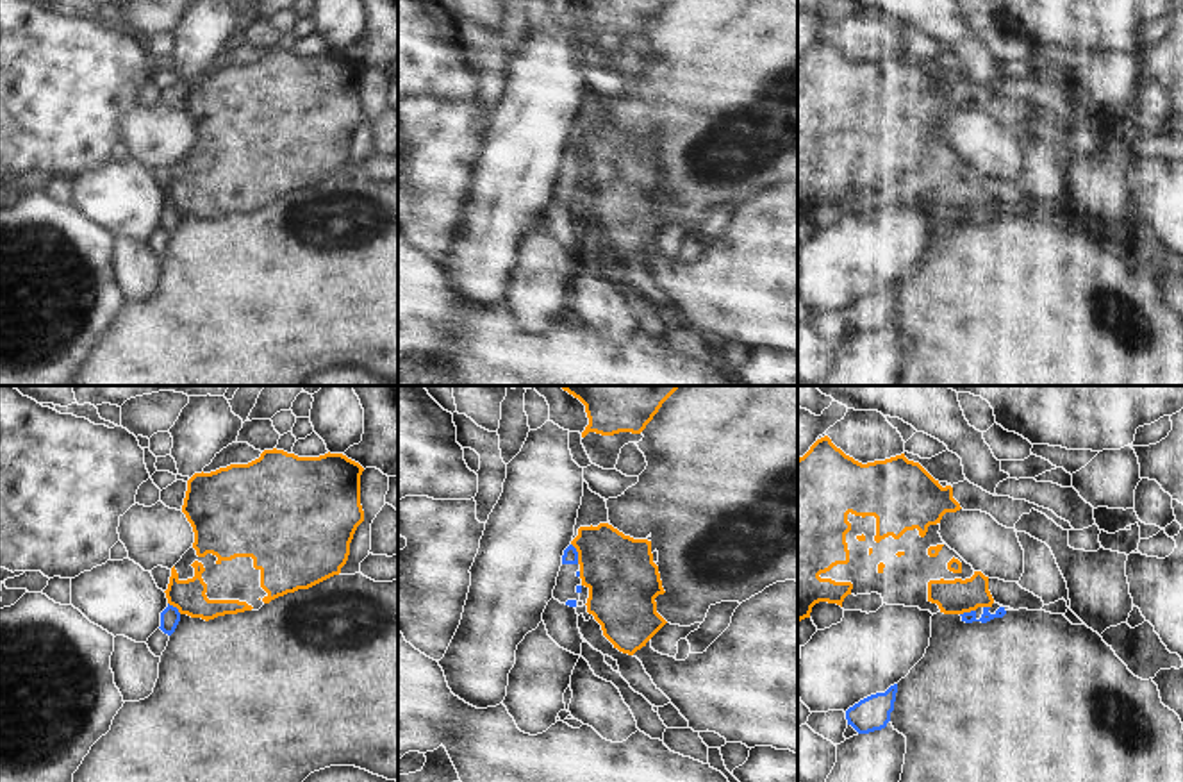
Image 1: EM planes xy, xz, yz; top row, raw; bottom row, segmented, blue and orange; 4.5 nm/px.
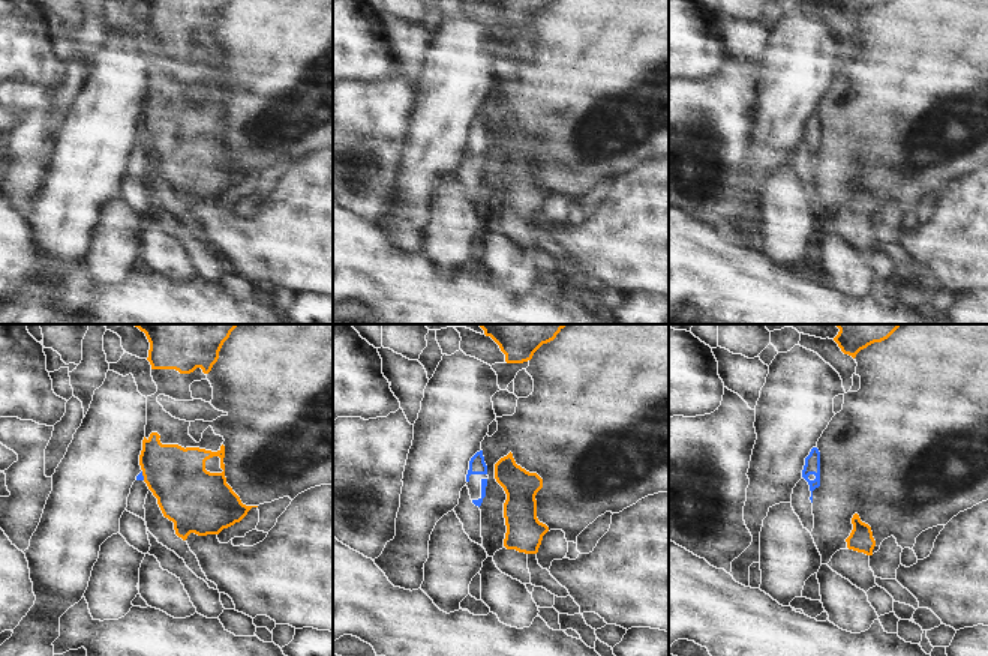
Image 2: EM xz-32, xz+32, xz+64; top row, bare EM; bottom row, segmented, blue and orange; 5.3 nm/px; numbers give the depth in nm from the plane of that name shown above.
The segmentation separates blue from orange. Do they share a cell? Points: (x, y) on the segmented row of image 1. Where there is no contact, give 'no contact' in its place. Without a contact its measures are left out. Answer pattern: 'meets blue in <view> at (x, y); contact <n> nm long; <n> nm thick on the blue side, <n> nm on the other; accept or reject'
meets blue in xz at (577, 554); contact 100 nm long; 70 nm thick on the blue side, 320 nm on the other; reject

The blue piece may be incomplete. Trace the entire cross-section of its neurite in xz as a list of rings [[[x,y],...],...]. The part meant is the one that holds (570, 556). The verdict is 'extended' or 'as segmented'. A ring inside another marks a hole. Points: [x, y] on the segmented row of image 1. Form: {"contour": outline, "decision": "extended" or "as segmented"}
{"contour": [[[573,545],[564,550],[562,566],[553,589],[553,598],[569,607],[576,607],[582,593],[578,552]]], "decision": "extended"}

